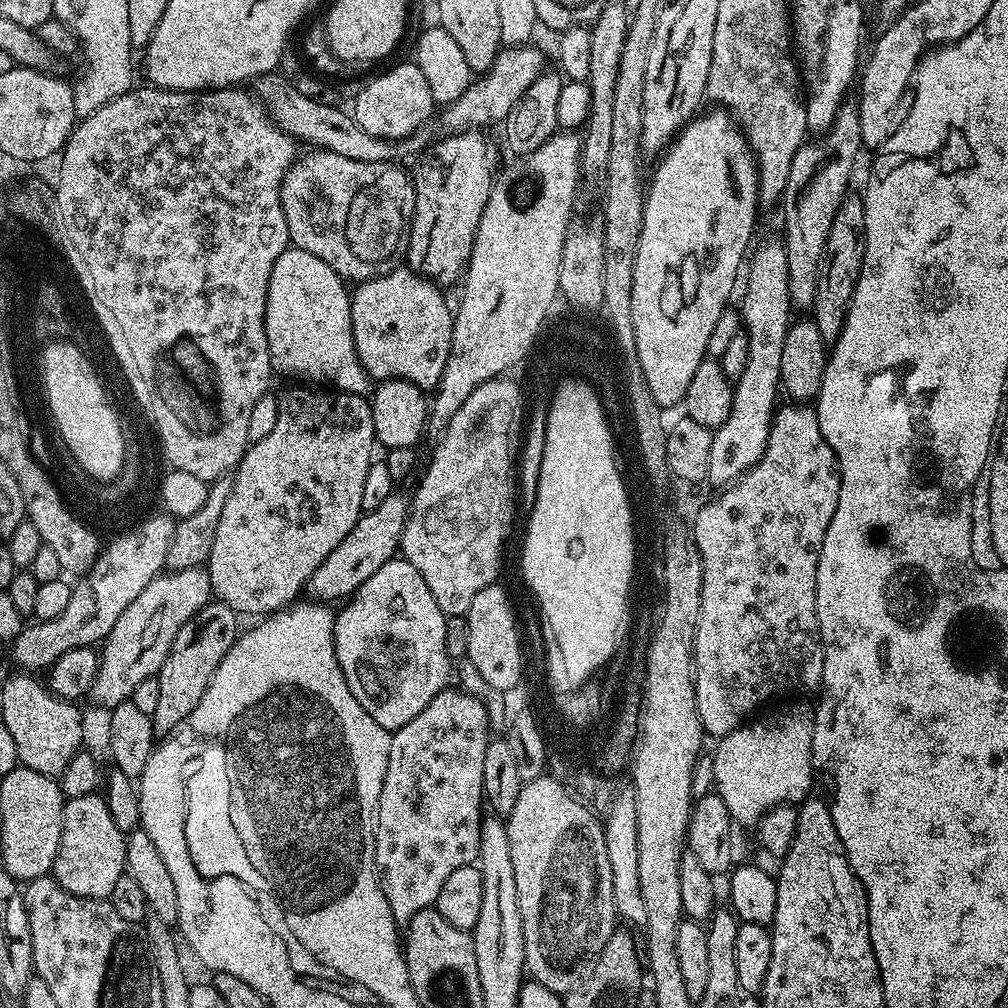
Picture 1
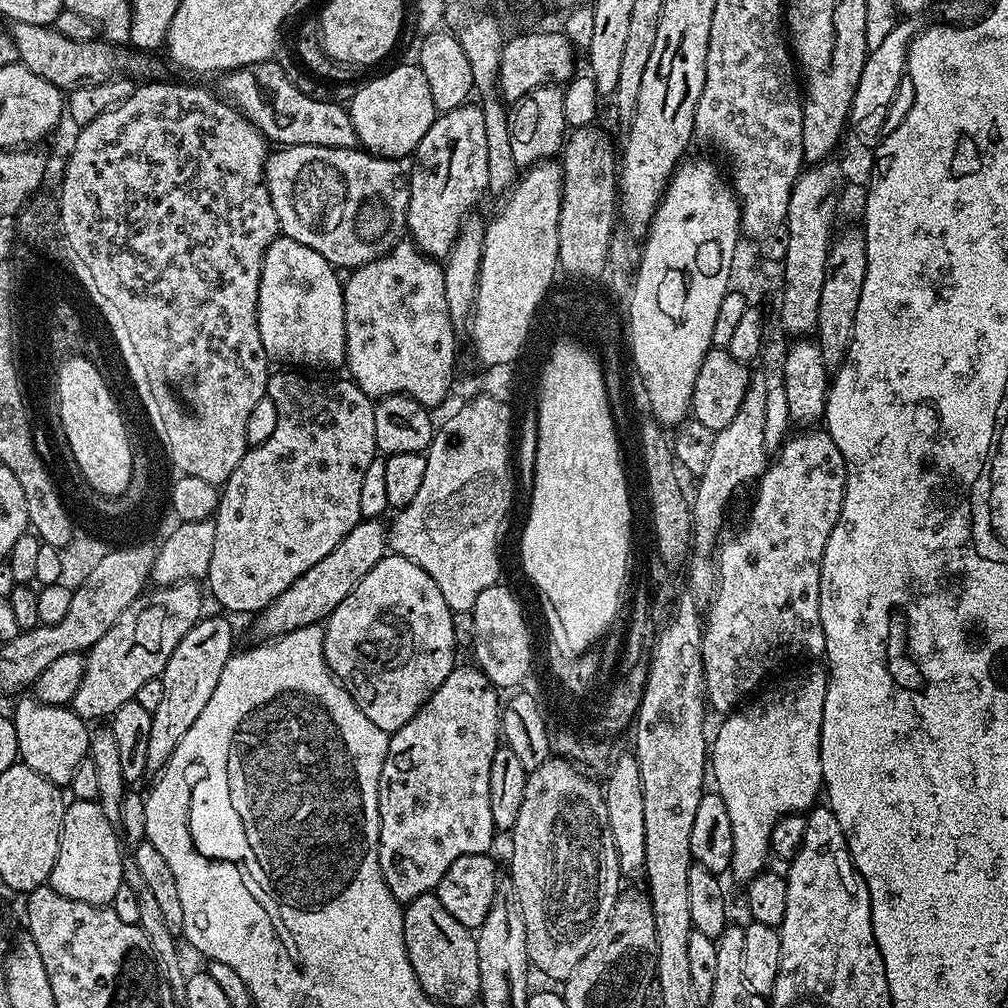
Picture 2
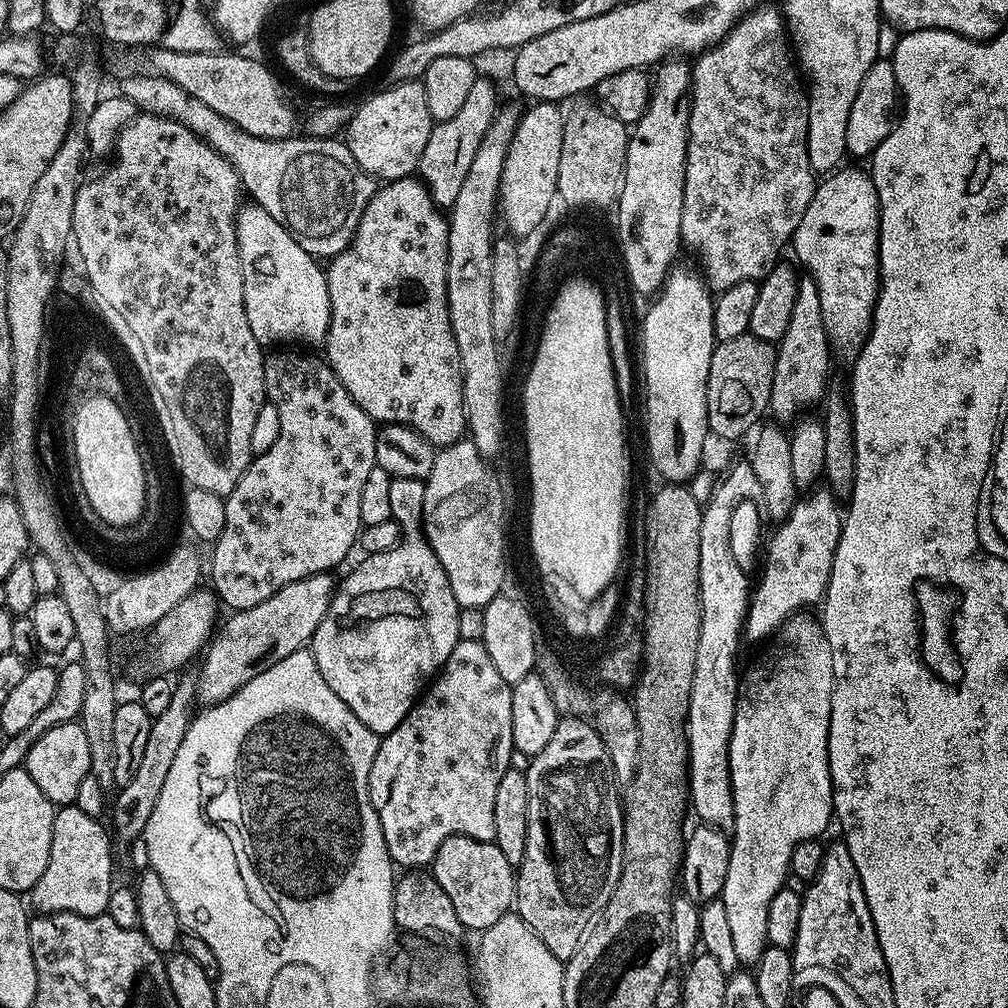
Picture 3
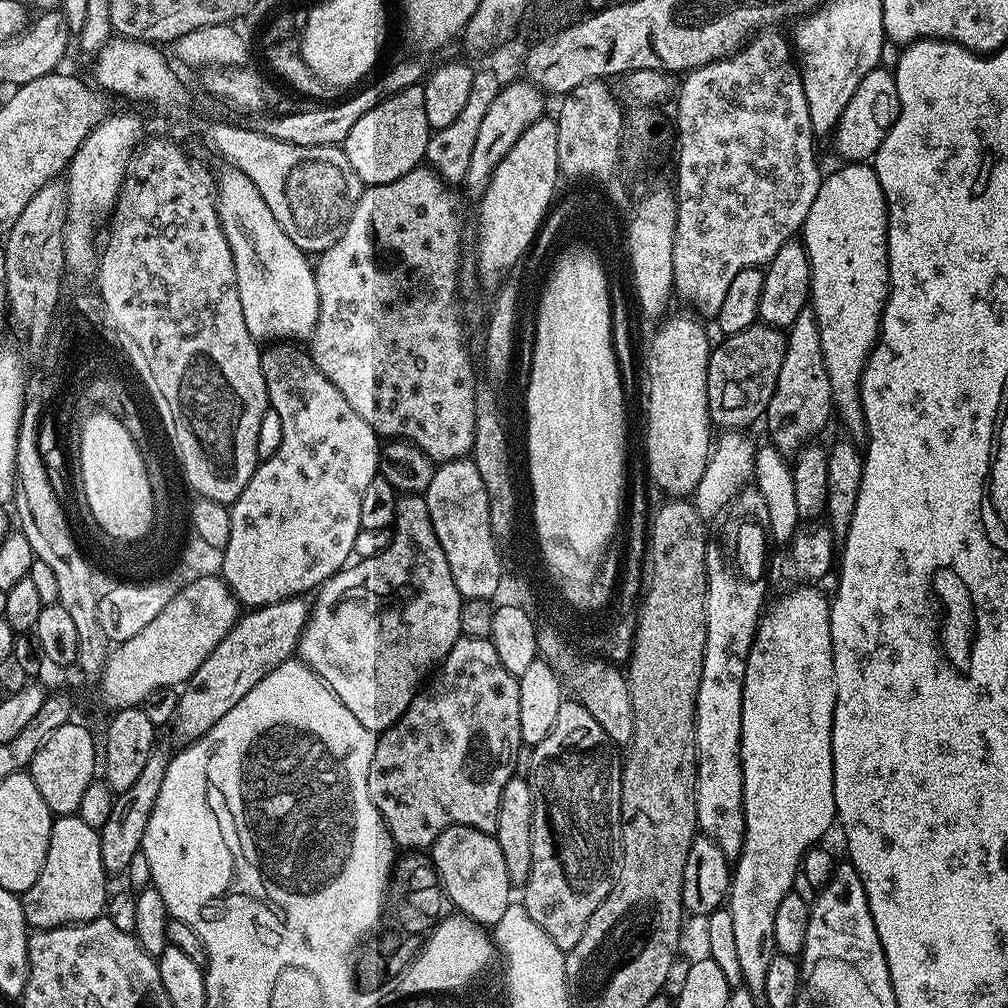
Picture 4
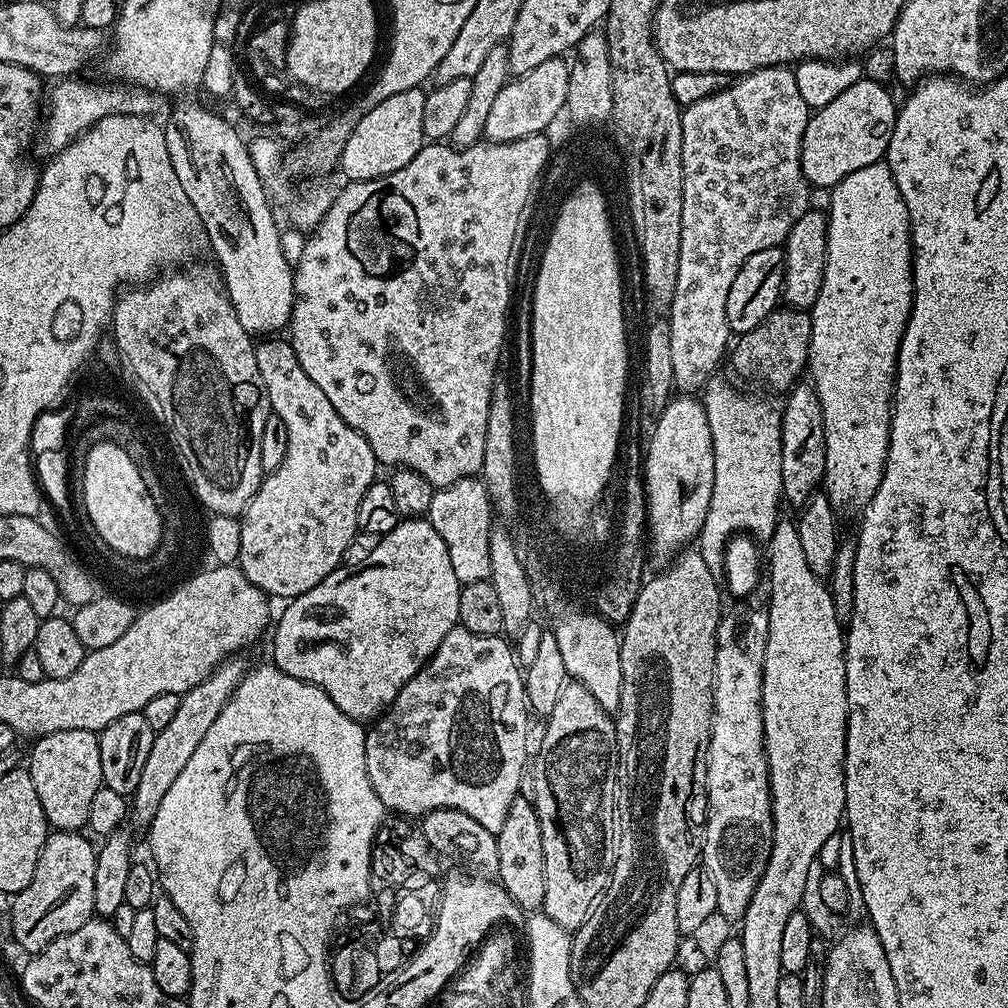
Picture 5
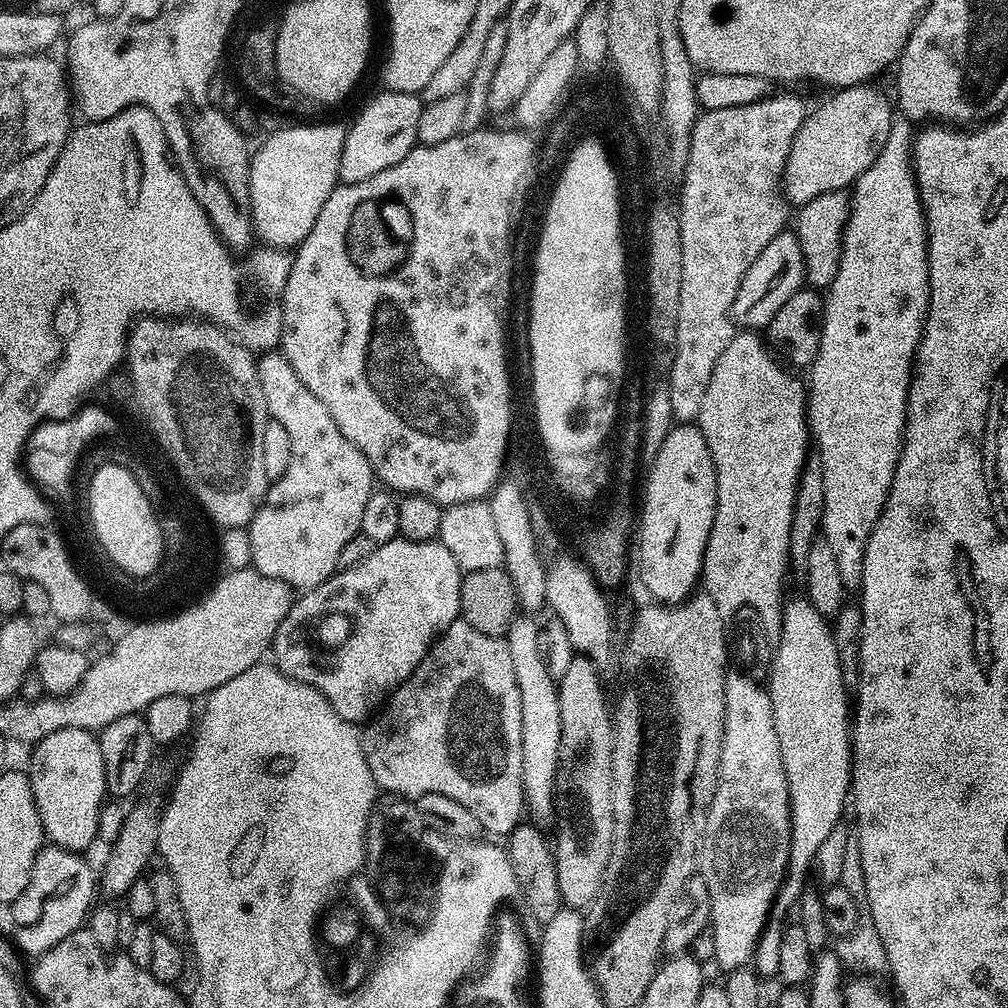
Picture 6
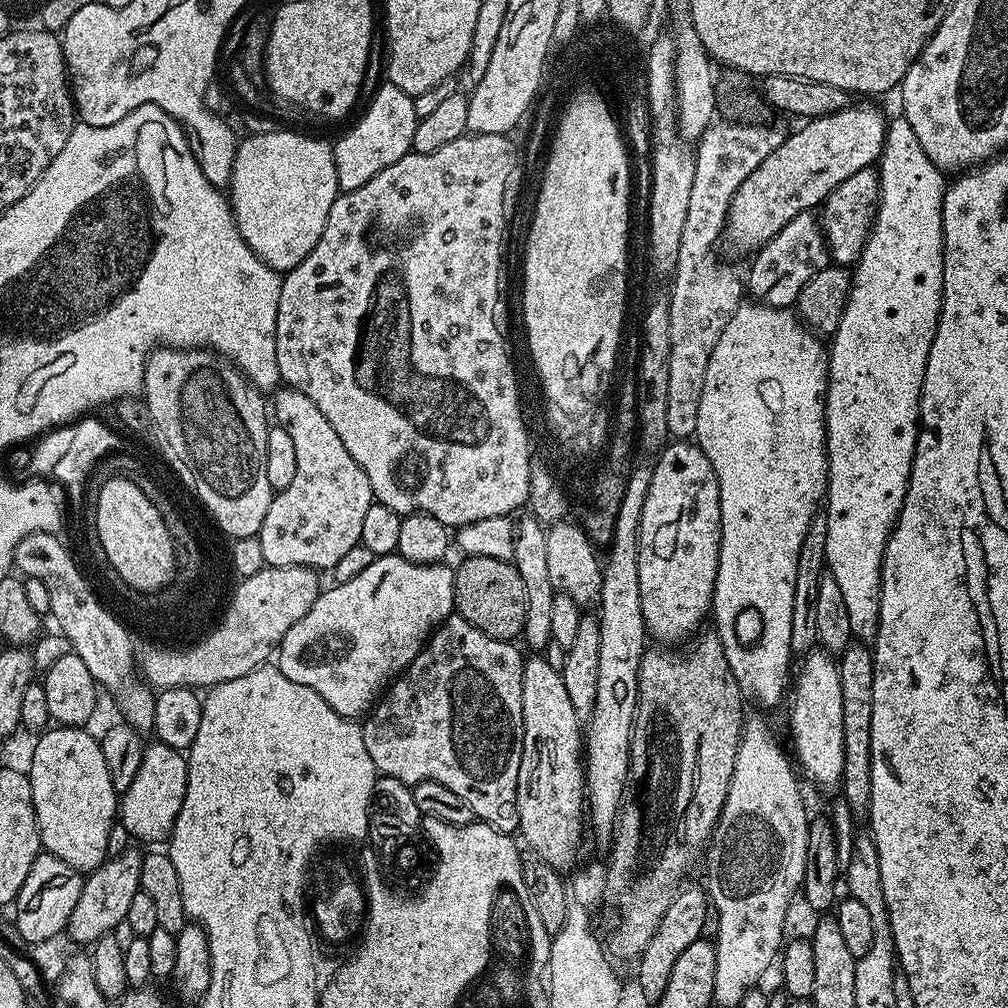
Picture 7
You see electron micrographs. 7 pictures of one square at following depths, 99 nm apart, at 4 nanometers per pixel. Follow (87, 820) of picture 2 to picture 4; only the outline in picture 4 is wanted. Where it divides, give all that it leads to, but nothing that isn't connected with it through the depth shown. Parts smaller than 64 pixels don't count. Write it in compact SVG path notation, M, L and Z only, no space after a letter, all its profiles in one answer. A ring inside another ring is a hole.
M79 814L56 816L50 830L50 846L42 874L30 890L22 893L24 917L29 929L60 928L63 924L84 924L105 915L110 895L109 877L102 866L100 833L86 826Z

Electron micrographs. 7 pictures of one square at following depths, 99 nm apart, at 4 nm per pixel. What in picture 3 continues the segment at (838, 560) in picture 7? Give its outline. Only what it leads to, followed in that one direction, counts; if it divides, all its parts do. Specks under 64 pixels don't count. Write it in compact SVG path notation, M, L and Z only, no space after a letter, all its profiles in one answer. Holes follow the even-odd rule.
M845 167L821 179L794 230L790 248L810 269L822 302L822 318L837 336L861 343L872 325L876 293L880 290L880 207L867 171Z

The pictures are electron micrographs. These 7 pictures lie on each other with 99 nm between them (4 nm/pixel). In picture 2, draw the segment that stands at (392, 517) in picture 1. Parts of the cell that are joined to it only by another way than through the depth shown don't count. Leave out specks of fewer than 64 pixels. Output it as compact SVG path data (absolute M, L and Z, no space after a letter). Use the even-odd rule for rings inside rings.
M361 519L360 523L350 530L350 534L322 562L310 566L289 588L273 600L263 613L255 617L256 628L264 632L263 639L272 642L279 637L306 628L311 624L327 621L328 616L340 605L342 598L362 582L366 573L386 554L386 528L379 519Z

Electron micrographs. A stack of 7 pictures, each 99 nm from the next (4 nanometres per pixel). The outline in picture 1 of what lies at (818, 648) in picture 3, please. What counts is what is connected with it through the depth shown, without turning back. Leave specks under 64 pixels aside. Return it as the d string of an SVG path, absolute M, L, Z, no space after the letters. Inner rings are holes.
M800 720L751 724L721 737L712 756L714 781L728 811L760 814L778 804L803 801L813 791L812 780L814 784L811 727Z

